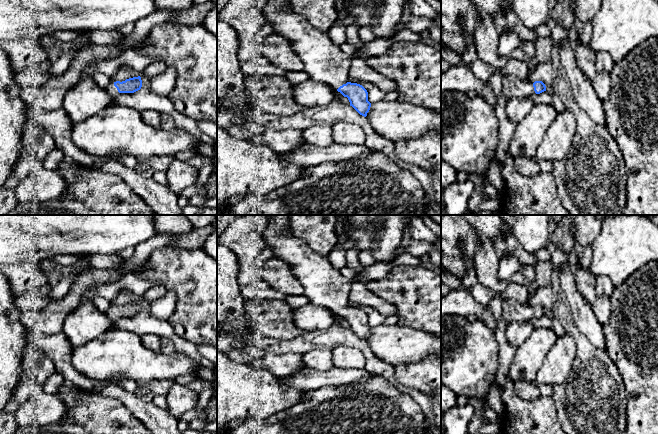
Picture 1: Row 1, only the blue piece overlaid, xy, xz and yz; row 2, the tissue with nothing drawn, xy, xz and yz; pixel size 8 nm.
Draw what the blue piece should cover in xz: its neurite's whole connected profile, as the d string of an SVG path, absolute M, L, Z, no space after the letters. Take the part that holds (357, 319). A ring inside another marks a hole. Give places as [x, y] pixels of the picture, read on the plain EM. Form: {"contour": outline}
{"contour": "M269 215L264 238L273 248L274 257L291 266L310 303L336 313L348 322L350 330L366 341L371 331L368 316L362 309L349 305L352 281L334 268L326 256L318 255L303 240L291 235L289 217Z"}

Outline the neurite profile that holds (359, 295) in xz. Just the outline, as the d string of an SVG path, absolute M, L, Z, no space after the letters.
M357 279L352 280L349 292L349 301L350 303L360 305L362 307L372 307L386 317L396 315L394 304L376 296Z

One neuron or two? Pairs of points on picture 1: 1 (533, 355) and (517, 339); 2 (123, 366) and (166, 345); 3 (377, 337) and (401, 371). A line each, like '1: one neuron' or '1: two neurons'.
1: two neurons
2: two neurons
3: two neurons

